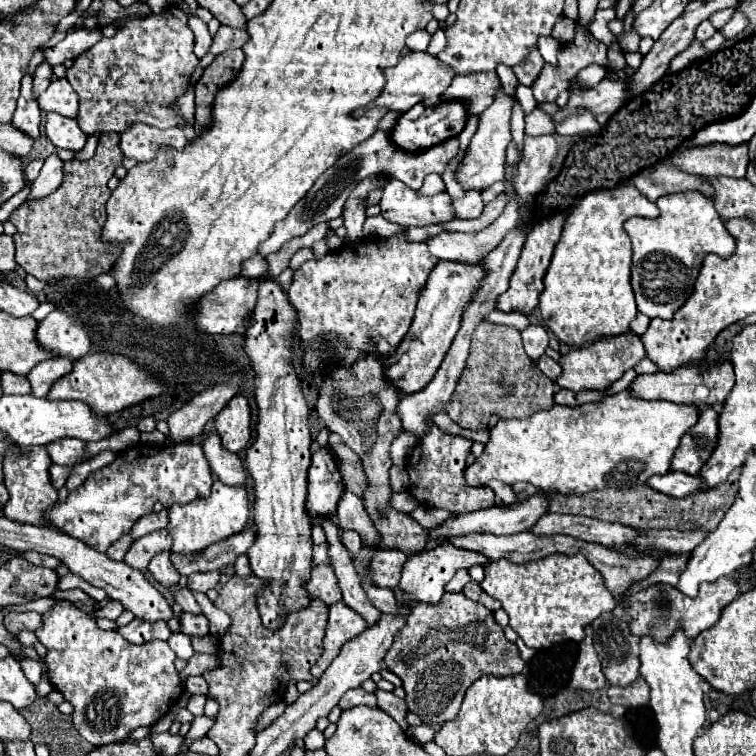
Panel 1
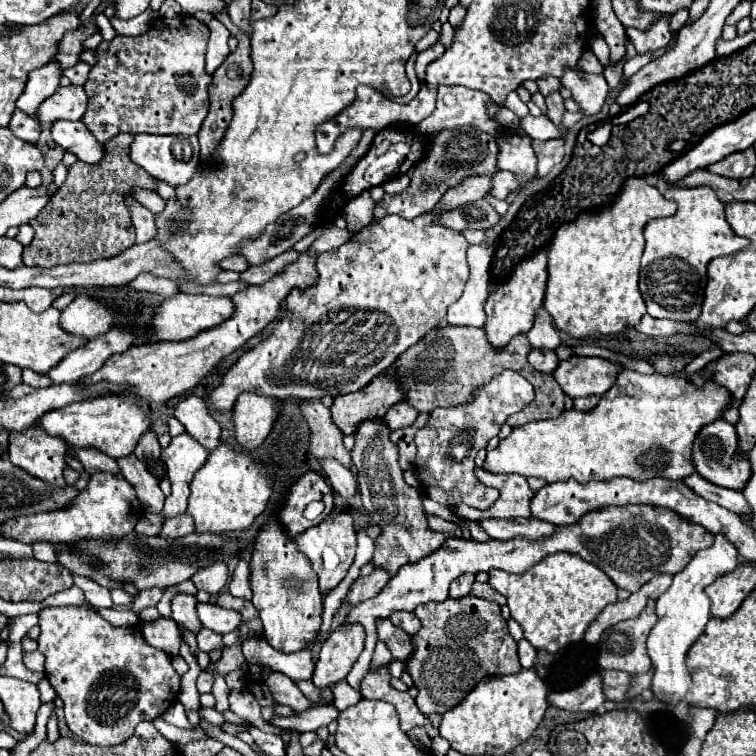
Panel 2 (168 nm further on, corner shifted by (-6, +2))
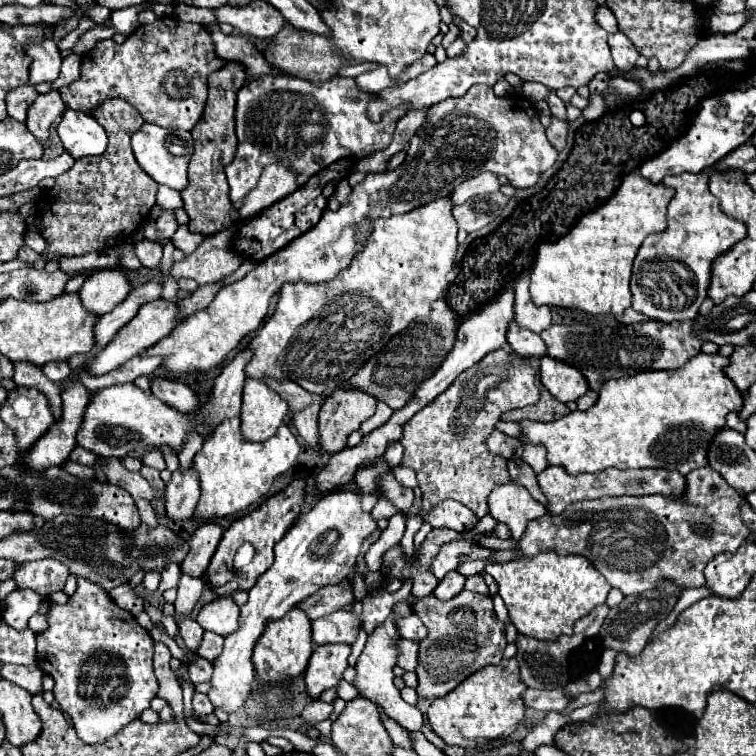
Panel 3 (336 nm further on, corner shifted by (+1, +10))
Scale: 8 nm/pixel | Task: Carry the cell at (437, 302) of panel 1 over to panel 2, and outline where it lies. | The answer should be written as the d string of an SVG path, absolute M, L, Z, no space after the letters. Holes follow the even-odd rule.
M387 373L367 385L367 389L335 397L331 405L331 417L343 435L353 435L363 421L381 419L391 405L403 401L405 391Z

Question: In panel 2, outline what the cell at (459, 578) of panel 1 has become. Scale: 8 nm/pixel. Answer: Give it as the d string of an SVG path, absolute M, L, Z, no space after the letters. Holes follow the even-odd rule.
M463 575L463 577L457 577L457 579L451 583L449 597L451 597L451 599L461 599L461 597L469 595L469 593L471 593L473 581L475 581L475 575Z

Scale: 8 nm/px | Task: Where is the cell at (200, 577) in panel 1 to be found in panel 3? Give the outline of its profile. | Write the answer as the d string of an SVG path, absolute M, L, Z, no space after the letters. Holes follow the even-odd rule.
M202 525L196 529L196 533L190 539L190 553L184 559L182 573L190 577L204 577L206 569L216 553L216 547L222 539L222 527L220 525Z

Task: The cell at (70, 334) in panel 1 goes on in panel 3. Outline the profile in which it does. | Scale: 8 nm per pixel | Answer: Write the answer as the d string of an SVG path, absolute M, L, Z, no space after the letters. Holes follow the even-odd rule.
M104 269L92 273L84 281L80 289L80 299L90 313L100 317L104 313L110 313L116 305L120 305L128 293L130 283L126 275L118 269Z

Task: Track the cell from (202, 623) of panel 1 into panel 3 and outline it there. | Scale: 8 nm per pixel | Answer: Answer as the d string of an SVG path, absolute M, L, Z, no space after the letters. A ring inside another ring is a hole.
M204 631L204 637L202 637L202 643L198 647L198 655L208 659L208 661L214 661L218 655L220 655L220 649L224 645L224 637L212 633L212 631Z

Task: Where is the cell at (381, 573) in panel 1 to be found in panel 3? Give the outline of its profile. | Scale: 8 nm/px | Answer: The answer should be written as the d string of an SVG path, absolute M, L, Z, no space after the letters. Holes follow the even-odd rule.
M348 579L340 581L338 585L328 585L324 589L318 589L312 597L300 601L298 607L302 607L310 619L318 619L324 615L330 615L354 601L354 589Z

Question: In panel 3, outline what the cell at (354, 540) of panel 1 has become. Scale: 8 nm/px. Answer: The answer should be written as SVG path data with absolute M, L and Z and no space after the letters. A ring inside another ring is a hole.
M380 498L371 511L372 519L374 519L374 521L380 519L388 520L396 513L398 513L398 510L385 498Z

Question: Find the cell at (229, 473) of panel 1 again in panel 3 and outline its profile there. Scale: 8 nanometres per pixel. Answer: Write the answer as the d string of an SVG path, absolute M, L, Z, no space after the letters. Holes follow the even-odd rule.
M152 379L152 393L180 413L196 413L200 409L198 395L184 383L174 379Z

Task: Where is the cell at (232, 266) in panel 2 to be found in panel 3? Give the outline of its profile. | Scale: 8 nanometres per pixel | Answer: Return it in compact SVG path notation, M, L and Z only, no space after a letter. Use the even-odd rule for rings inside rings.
M180 225L178 231L174 233L172 241L174 241L174 247L178 247L186 255L190 255L192 251L196 251L200 241L204 241L204 235L202 233L192 233L188 225Z

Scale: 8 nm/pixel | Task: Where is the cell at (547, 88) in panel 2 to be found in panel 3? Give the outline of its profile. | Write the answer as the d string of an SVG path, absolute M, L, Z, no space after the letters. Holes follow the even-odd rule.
M554 89L548 91L548 105L550 105L552 115L556 115L556 117L560 117L560 119L566 119L566 105L564 105L564 101L556 95Z

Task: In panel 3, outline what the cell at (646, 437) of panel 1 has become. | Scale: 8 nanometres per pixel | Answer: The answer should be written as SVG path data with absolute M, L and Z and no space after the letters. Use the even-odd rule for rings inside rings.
M700 353L692 357L684 367L676 371L644 371L630 377L608 379L602 389L598 401L588 411L570 411L568 415L556 421L520 421L520 437L522 445L542 445L546 449L548 465L562 465L568 473L596 473L610 467L616 469L642 469L642 467L662 467L676 469L682 475L688 475L694 469L706 465L706 449L712 433L716 429L726 427L726 415L730 411L738 411L742 407L742 395L736 385L724 375L724 367L728 365L728 357L722 355L706 355Z

